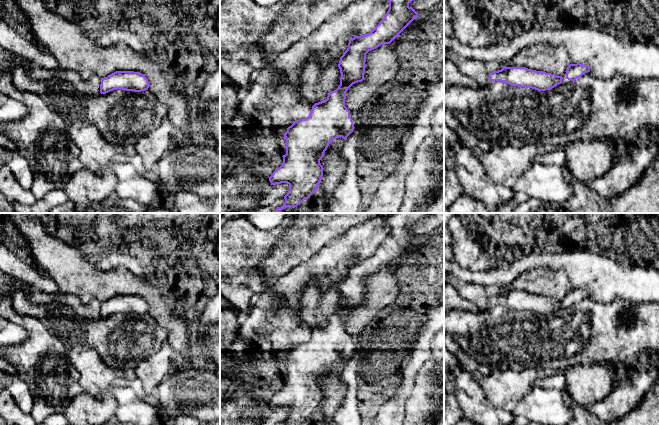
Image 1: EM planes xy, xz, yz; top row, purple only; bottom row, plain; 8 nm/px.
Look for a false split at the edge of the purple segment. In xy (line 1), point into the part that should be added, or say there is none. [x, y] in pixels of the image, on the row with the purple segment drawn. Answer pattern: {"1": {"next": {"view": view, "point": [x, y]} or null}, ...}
{"1": {"next": null}}

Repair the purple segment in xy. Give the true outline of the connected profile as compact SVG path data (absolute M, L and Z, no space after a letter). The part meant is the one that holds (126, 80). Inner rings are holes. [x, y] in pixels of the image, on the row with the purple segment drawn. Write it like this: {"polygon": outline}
{"polygon": "M116 71L101 78L100 93L106 94L117 89L141 92L148 88L149 82L144 74L134 71Z"}

